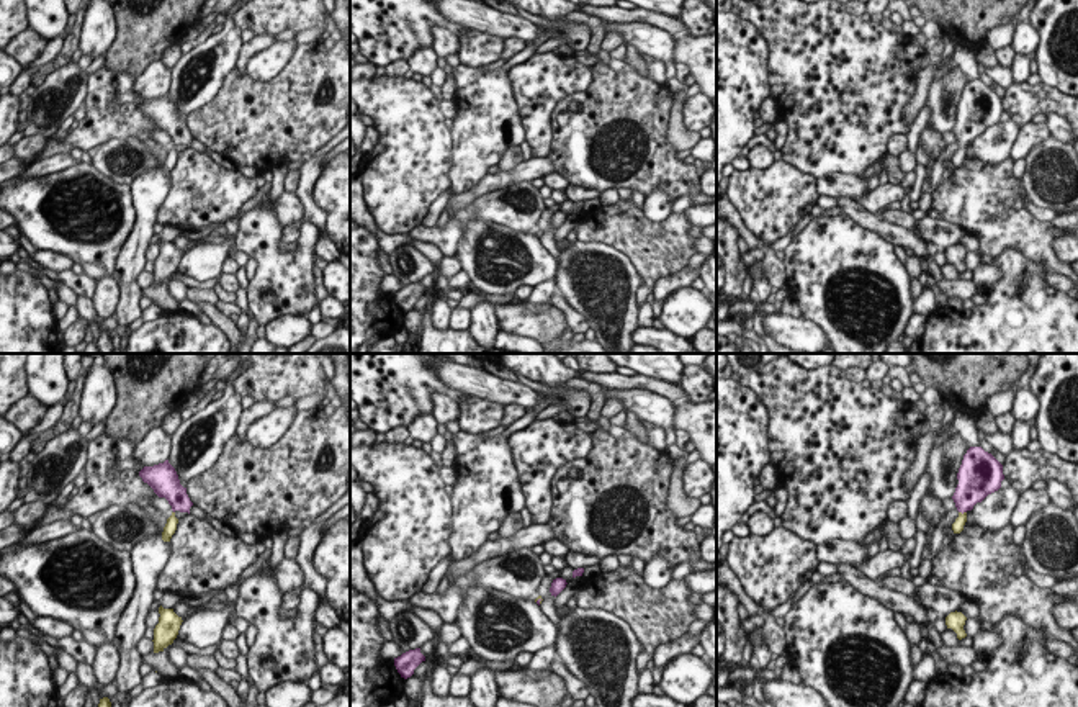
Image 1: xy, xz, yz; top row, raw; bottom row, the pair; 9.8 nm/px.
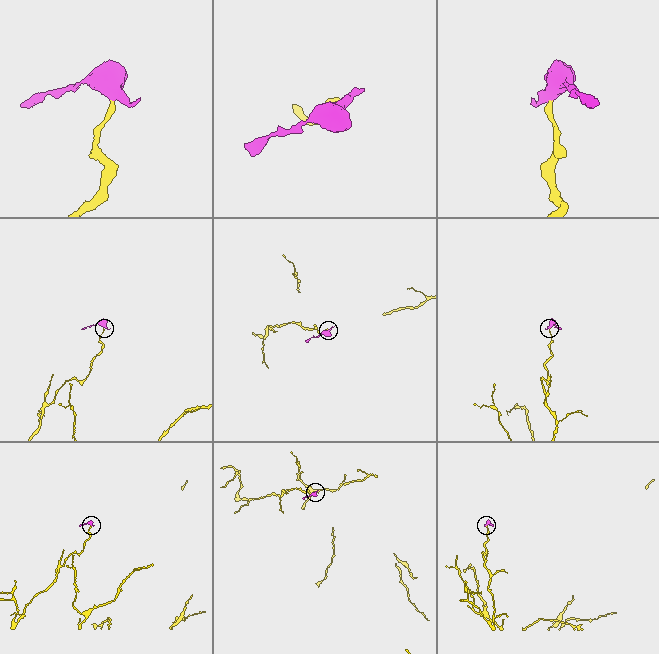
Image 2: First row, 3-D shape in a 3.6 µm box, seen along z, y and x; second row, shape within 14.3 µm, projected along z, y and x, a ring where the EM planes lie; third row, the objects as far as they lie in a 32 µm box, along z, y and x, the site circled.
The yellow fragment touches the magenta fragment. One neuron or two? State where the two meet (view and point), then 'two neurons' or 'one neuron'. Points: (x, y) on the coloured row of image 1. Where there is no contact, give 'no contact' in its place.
yz (961, 513) | one neuron

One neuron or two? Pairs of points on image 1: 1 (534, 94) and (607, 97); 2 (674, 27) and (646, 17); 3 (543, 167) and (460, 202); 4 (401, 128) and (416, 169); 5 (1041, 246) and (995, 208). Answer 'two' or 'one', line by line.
1: two
2: one
3: one
4: one
5: one

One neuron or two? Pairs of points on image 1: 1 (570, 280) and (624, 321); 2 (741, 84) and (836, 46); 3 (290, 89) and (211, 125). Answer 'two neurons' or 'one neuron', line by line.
1: one neuron
2: two neurons
3: one neuron

